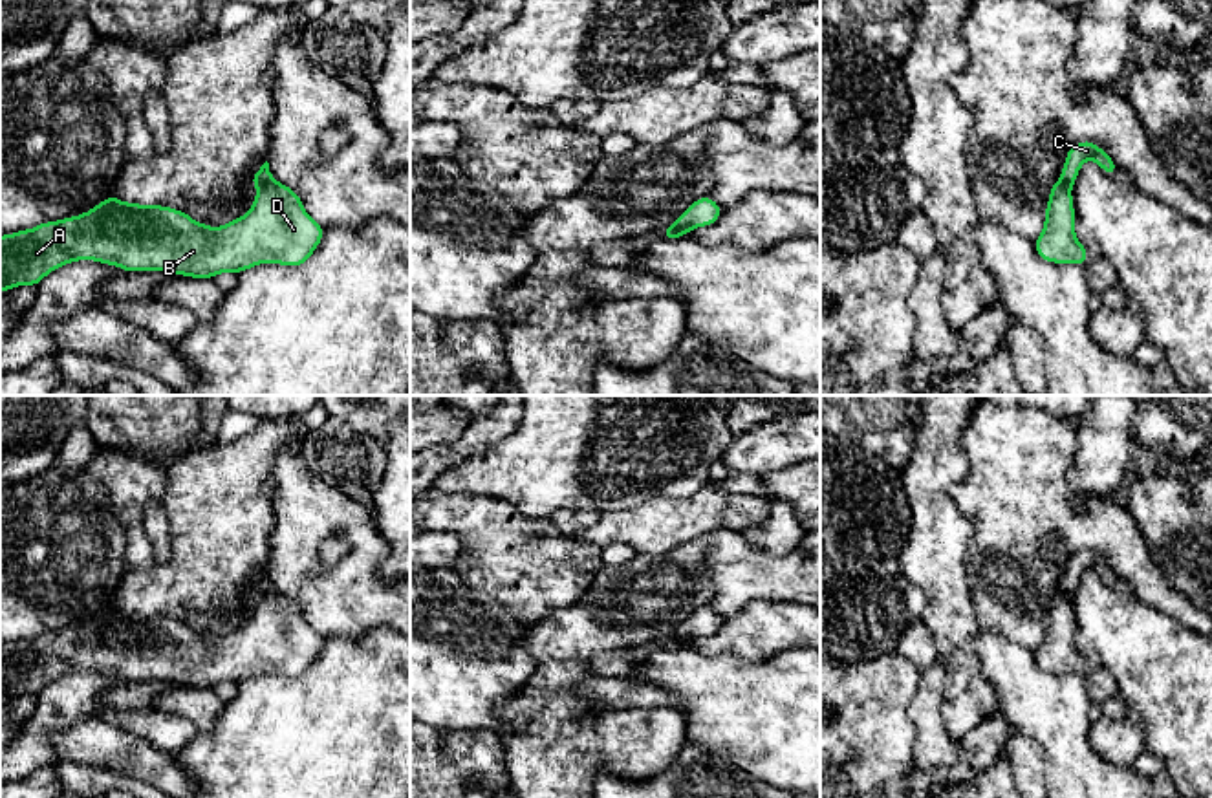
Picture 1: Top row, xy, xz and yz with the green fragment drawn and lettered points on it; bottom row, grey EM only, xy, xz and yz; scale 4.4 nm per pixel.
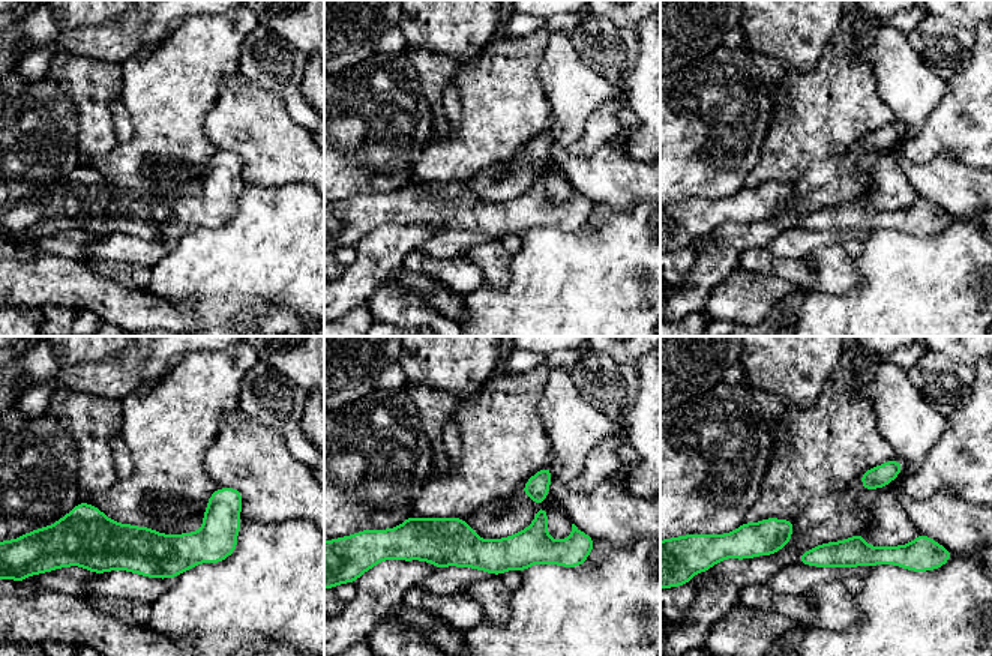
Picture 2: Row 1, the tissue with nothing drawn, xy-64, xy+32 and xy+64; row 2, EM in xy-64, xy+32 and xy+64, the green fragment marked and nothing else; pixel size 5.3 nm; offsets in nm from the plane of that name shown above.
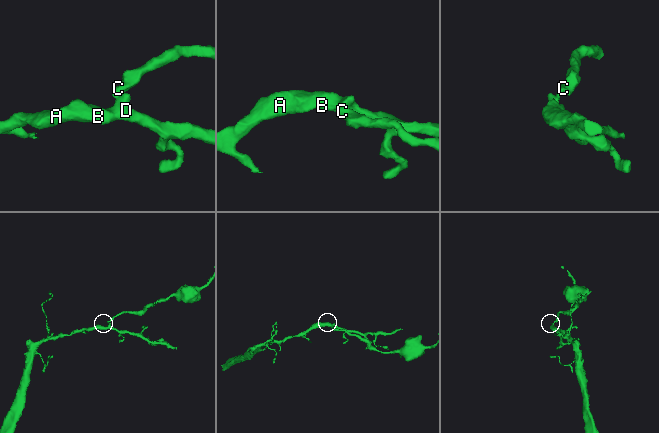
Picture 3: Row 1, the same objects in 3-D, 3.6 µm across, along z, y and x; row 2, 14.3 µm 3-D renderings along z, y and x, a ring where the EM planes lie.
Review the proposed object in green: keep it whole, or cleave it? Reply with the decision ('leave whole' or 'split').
split

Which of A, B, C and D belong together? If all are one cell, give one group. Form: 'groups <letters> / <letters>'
groups A B D / C

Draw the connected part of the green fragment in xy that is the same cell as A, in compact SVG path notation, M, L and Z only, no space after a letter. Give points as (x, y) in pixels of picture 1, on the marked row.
M276 179L258 189L243 216L222 227L194 221L185 210L128 203L112 194L79 216L2 234L0 293L38 286L48 273L79 260L117 265L126 273L163 271L189 278L216 278L223 271L238 275L260 264L298 267L309 260L322 236L324 227L306 212L300 196Z

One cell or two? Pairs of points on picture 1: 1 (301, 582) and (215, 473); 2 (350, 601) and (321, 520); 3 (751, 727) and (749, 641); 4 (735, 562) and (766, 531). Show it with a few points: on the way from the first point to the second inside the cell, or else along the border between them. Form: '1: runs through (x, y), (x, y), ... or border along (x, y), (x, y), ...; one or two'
1: border along (271, 500), (273, 533), (266, 570); two
2: runs through (330, 579), (330, 571), (313, 560), (313, 542); one
3: border along (791, 648), (757, 661), (735, 654), (707, 656); two
4: border along (742, 533), (775, 555), (784, 555), (797, 544); two

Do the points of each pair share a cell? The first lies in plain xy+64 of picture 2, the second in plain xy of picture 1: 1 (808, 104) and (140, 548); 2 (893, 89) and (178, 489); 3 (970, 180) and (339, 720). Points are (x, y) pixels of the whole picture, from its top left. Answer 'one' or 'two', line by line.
1: two
2: two
3: two

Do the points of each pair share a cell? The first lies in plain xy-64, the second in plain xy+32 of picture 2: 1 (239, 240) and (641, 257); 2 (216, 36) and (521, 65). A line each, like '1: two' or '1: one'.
1: one
2: one

